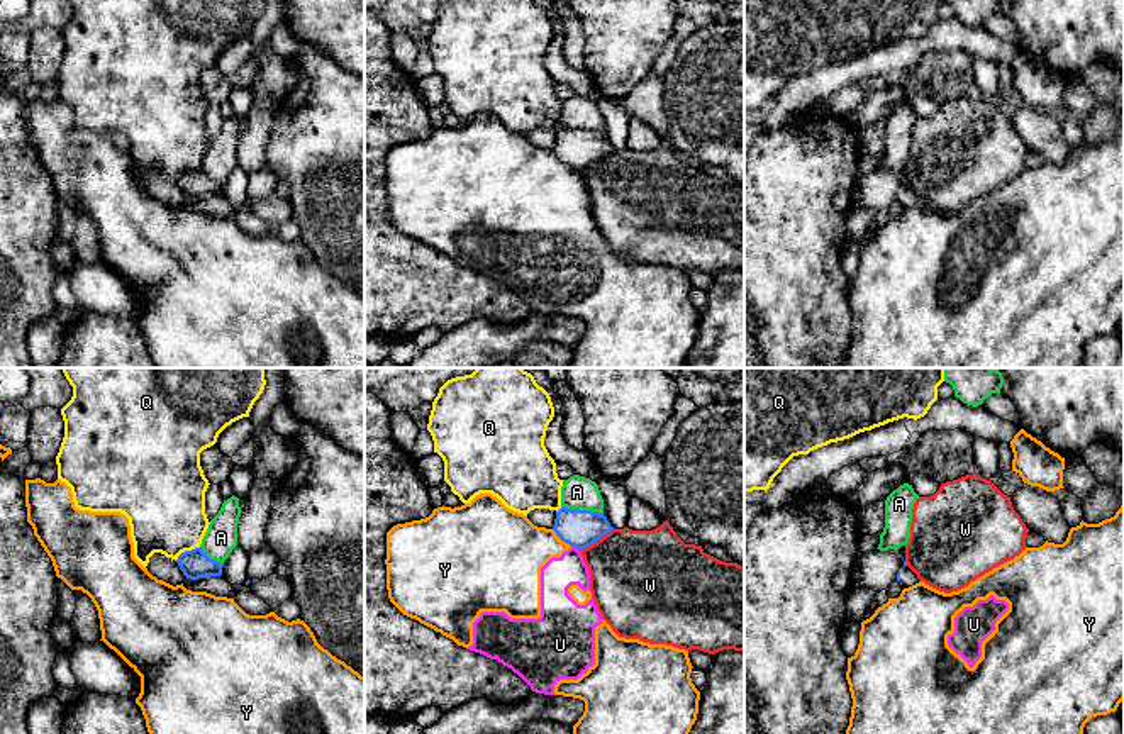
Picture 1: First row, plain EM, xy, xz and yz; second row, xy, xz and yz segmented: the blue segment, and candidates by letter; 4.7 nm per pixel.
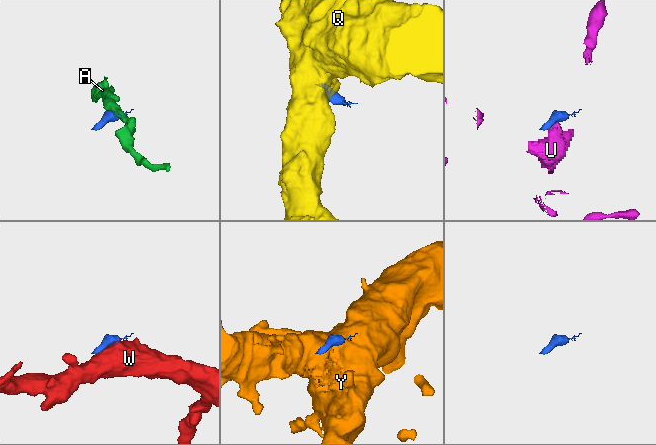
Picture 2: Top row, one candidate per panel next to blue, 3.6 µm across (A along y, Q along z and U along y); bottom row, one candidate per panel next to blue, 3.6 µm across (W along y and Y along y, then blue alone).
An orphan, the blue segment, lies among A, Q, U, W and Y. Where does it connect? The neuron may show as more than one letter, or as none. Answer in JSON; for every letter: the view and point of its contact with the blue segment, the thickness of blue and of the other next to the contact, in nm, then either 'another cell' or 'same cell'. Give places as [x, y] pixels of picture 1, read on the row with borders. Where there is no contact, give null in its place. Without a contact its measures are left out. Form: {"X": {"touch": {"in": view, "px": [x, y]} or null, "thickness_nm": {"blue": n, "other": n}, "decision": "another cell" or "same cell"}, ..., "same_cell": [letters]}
{"A": {"touch": {"in": "xz", "px": [582, 511]}, "thickness_nm": {"blue": 180, "other": 160}, "decision": "another cell"}, "Q": {"touch": {"in": "xy", "px": [187, 551]}, "thickness_nm": {"blue": 140, "other": 380}, "decision": "another cell"}, "U": {"touch": {"in": "xz", "px": [575, 546]}, "thickness_nm": {"blue": 180, "other": 160}, "decision": "another cell"}, "W": {"touch": {"in": "xz", "px": [595, 541]}, "thickness_nm": {"blue": 180, "other": 440}, "decision": "another cell"}, "Y": {"touch": {"in": "xz", "px": [562, 539]}, "thickness_nm": {"blue": 180, "other": 320}, "decision": "another cell"}, "same_cell": []}

